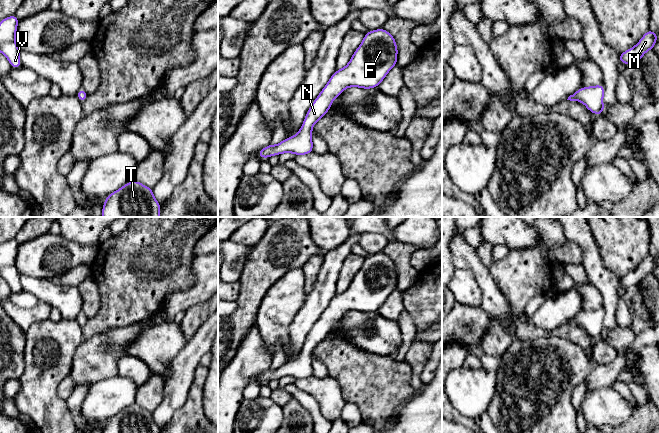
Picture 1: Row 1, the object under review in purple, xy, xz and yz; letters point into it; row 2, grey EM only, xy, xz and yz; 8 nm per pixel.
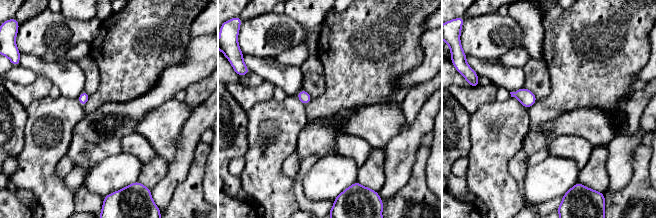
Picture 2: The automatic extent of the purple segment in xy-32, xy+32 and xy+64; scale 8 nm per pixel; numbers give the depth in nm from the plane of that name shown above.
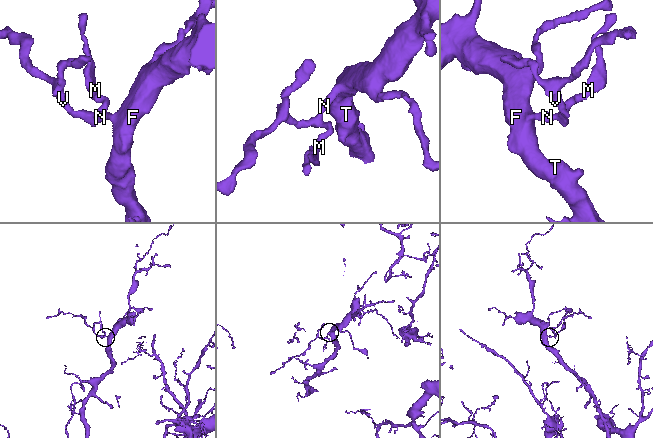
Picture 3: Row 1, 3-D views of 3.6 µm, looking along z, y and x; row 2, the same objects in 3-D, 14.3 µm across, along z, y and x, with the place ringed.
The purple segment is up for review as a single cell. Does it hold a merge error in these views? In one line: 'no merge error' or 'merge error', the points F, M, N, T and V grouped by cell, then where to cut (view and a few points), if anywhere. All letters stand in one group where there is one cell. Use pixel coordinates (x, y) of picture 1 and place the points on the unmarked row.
no merge error | F M N T V | no cut

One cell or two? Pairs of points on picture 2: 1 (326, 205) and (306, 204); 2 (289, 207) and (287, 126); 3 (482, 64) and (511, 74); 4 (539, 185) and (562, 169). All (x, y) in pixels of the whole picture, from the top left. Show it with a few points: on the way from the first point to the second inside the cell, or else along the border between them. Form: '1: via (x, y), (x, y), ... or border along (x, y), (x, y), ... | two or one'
1: via (321, 205), (311, 205) | one
2: via (274, 187), (274, 146) | one
3: via (489, 68), (498, 74), (504, 74) | one
4: via (545, 181), (556, 173) | one

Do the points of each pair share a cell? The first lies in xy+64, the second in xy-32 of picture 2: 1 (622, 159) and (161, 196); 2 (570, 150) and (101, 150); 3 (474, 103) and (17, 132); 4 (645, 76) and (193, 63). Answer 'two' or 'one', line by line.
1: one
2: two
3: two
4: one

